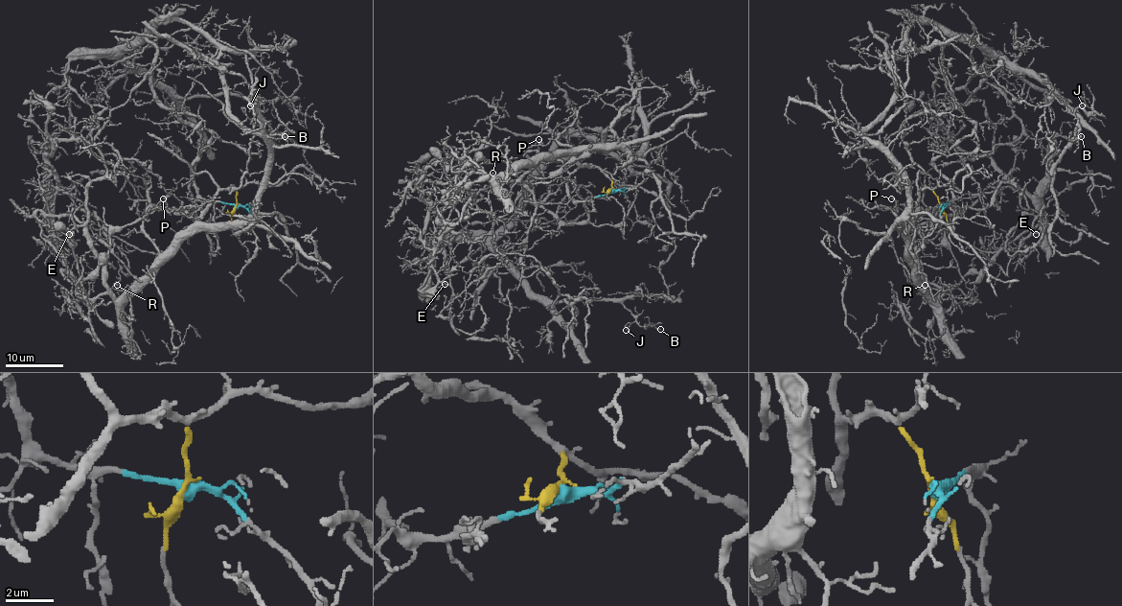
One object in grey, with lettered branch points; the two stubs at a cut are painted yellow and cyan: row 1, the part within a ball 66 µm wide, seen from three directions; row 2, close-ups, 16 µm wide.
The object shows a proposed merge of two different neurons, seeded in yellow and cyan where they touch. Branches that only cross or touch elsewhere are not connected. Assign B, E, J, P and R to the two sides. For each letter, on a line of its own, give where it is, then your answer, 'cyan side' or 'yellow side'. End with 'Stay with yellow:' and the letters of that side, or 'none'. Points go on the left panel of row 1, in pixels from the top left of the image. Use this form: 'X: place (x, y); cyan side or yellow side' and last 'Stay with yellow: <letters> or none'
B: place (285, 136); cyan side
E: place (69, 234); yellow side
J: place (250, 105); cyan side
P: place (163, 198); yellow side
R: place (117, 285); yellow side
Stay with yellow: E, P, R

